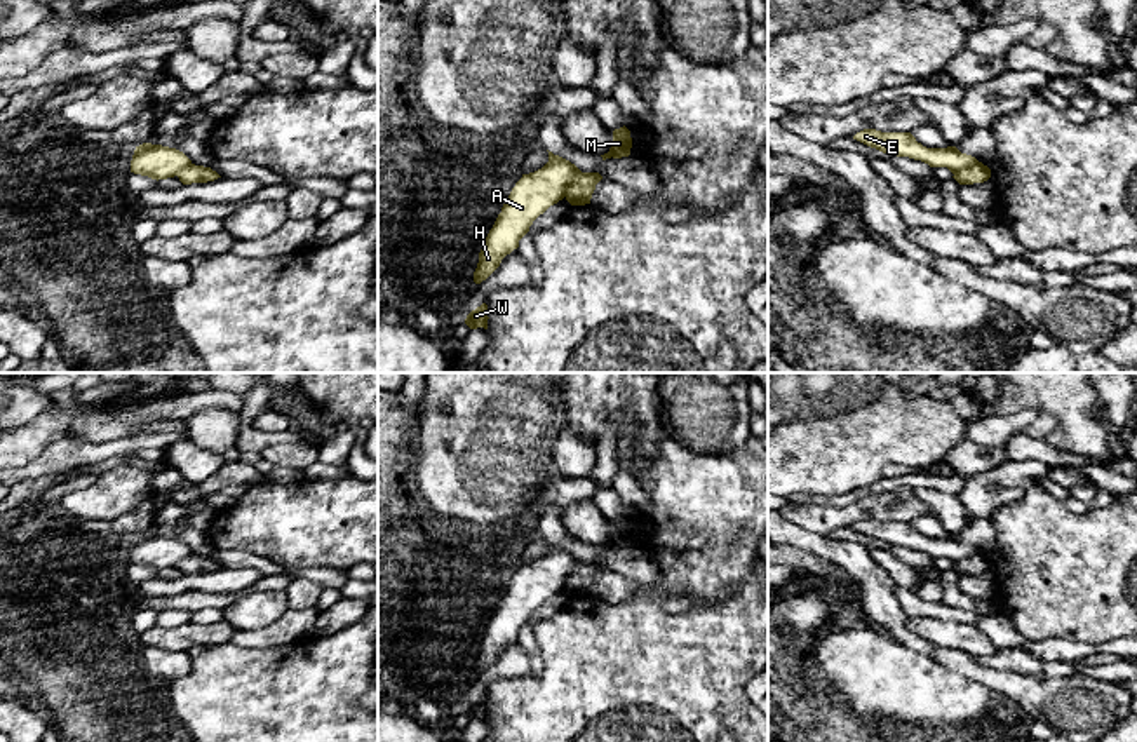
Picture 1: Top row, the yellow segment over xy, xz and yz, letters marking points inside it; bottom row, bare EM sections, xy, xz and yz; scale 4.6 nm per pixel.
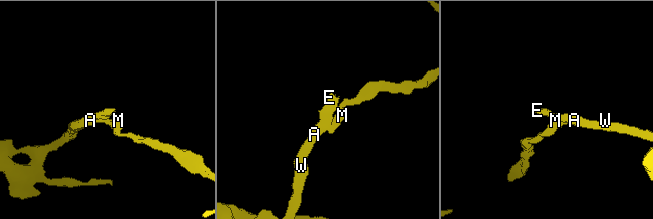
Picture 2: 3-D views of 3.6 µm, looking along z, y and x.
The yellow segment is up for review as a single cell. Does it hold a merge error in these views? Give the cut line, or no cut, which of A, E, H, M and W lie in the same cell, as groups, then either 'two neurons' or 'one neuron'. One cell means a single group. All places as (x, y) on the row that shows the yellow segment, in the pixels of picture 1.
cut in xz along (580, 171), (565, 195); A E H W / M; two neurons

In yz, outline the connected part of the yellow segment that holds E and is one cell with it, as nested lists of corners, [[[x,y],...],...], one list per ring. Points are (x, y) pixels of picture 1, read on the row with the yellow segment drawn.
[[[864,129],[857,132],[853,139],[886,155],[909,157],[921,160],[930,167],[947,167],[952,174],[979,162],[975,157],[961,153],[956,146],[926,148],[918,143],[911,132],[881,132],[876,129]]]

